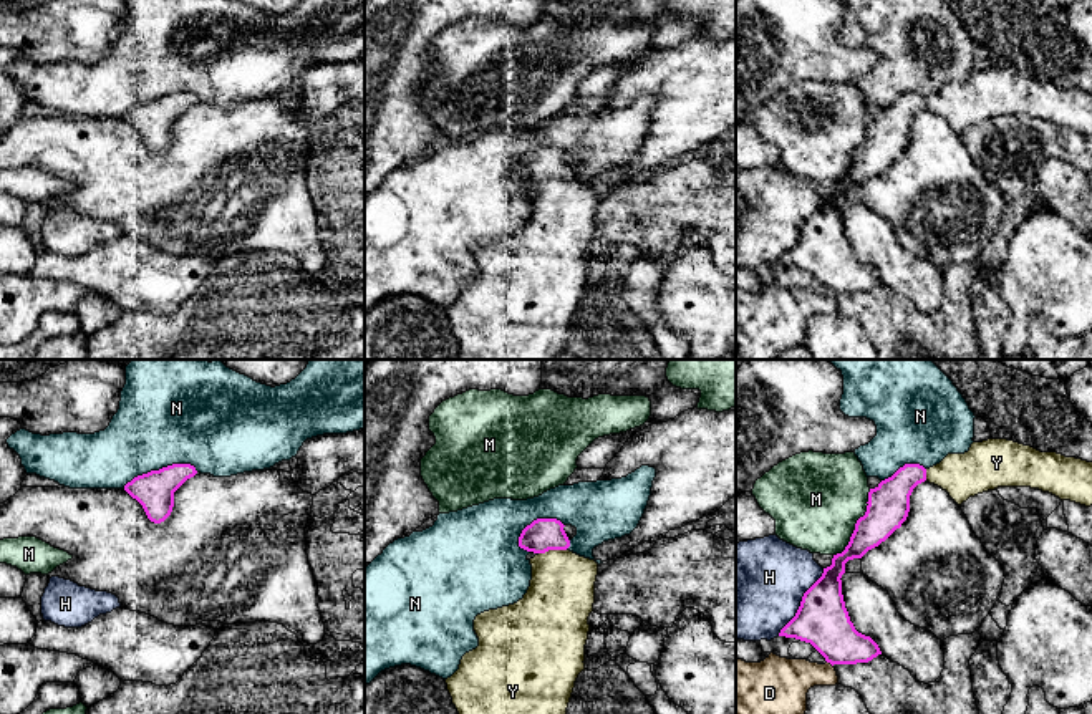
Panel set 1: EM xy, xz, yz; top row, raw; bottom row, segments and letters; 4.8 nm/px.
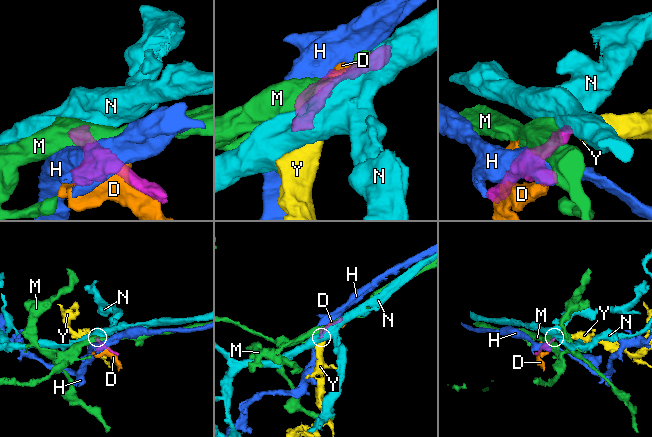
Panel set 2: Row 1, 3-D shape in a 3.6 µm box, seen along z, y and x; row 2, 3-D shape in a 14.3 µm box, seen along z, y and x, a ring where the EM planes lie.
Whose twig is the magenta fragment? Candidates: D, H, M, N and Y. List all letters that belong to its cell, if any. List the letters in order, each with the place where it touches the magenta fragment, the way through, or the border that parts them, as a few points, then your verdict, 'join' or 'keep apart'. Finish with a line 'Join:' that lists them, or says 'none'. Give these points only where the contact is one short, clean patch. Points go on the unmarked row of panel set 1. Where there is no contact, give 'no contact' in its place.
D: meets magenta in yz at (831, 292); keep apart
H: meets magenta in yz at (801, 231); keep apart
M: meets magenta in yz at (855, 153); keep apart
N: meets magenta in xy at (159, 98); border along xy (198, 100), (189, 93), (168, 93), (135, 105), (123, 116); keep apart
Y: meets magenta in xz at (552, 178); runs through xz (544, 163), (552, 178), (560, 226); join
Join: Y

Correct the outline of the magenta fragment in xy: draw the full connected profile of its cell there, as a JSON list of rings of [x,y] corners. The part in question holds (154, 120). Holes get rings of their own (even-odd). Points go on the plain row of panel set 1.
[[[172,93],[134,106],[124,119],[143,134],[151,151],[161,152],[172,141],[174,121],[196,103],[191,93]]]

